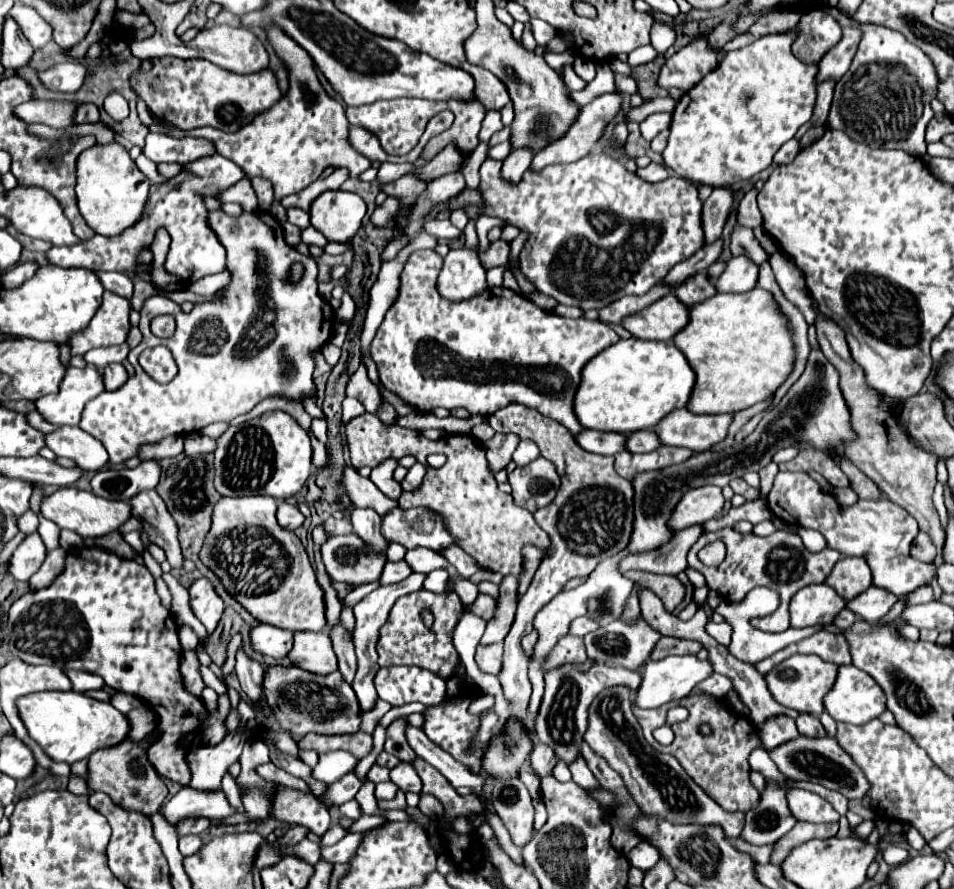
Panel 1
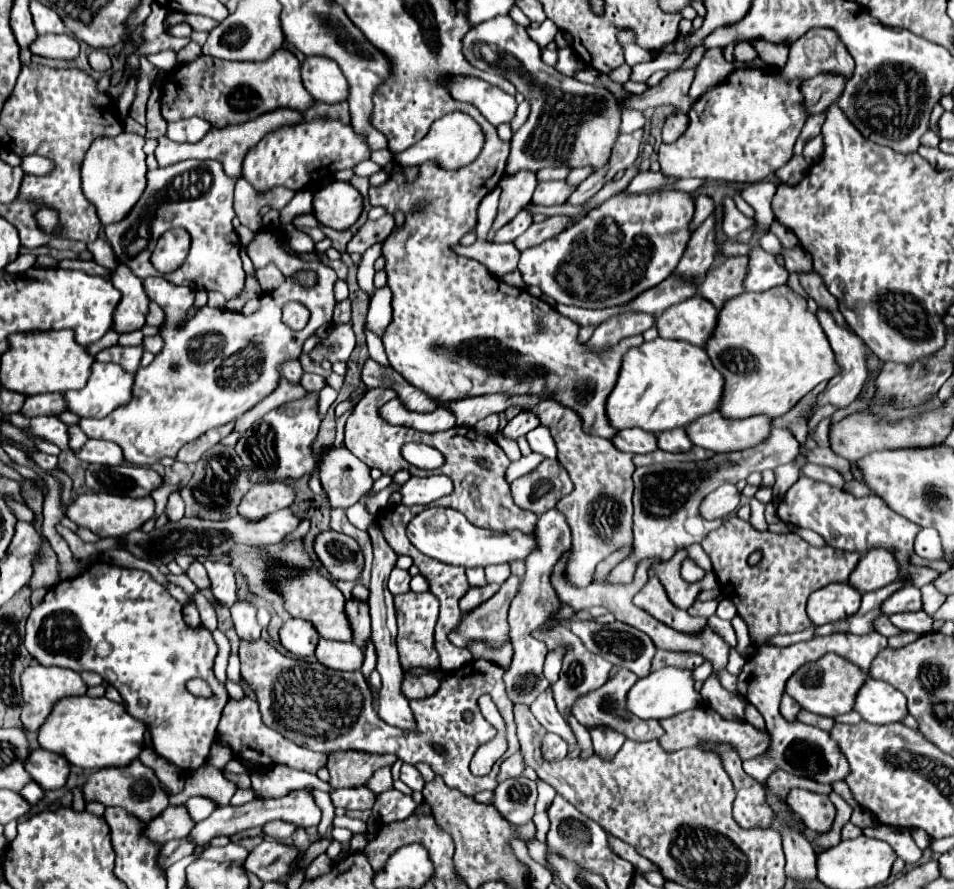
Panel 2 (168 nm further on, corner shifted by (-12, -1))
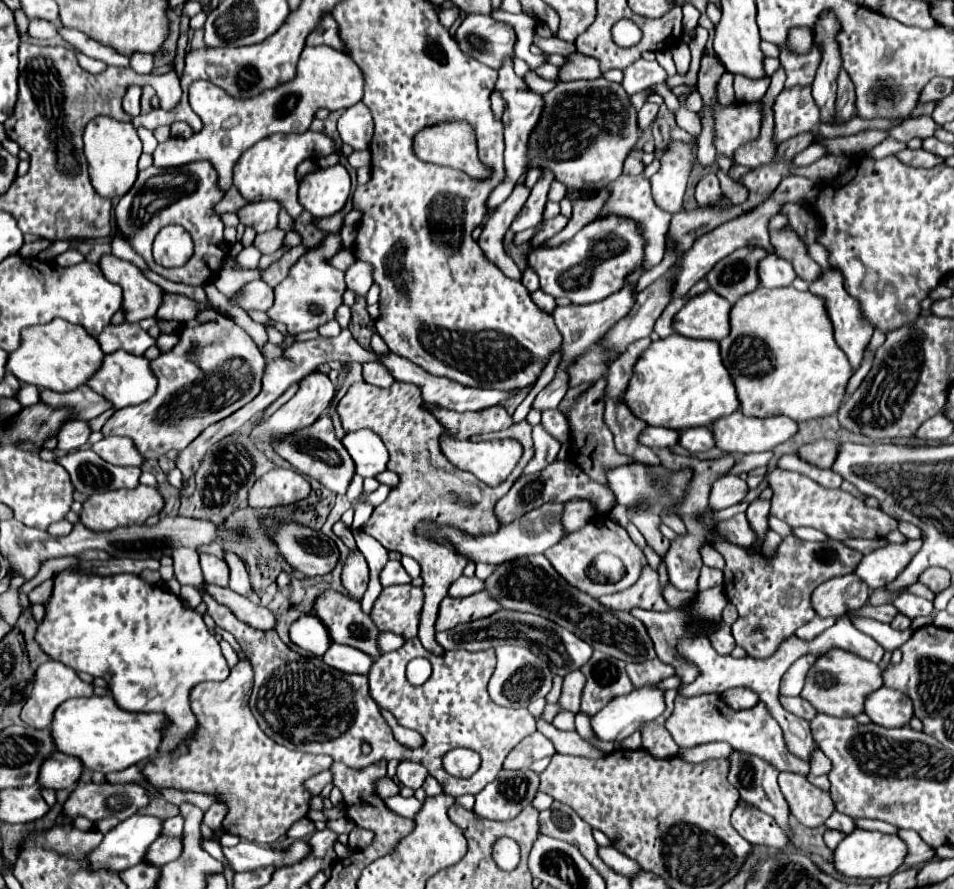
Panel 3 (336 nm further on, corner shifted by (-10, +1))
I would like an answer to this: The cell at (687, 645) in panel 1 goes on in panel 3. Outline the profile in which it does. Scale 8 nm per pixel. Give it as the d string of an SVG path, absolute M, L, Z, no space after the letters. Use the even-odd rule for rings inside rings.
M659 658L645 660L645 662L639 662L639 664L627 664L627 670L629 670L629 678L631 678L633 686L657 684L657 682L675 674L675 668L661 662Z

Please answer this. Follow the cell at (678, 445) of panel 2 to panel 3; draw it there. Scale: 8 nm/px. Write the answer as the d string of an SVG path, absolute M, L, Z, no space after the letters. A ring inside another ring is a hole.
M697 426L693 430L681 430L679 432L679 446L689 450L691 454L697 454L697 452L711 450L715 446L715 442L713 442L713 434L709 428Z

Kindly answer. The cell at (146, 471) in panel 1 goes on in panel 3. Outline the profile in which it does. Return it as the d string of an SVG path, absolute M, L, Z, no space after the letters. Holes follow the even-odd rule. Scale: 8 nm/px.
M75 450L63 456L57 456L57 462L69 472L75 490L91 496L95 492L119 490L119 488L135 488L139 486L139 468L123 468L103 462L91 450Z

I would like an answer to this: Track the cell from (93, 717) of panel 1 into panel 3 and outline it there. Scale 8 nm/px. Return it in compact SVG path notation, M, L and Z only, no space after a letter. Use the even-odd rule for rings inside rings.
M111 694L71 698L55 710L51 722L51 738L55 750L79 758L89 770L109 774L157 756L161 728L165 722L167 720L163 714L135 714L121 710Z

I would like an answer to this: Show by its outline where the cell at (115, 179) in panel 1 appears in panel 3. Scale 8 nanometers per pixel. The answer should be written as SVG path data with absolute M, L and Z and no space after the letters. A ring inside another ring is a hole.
M109 116L93 118L83 134L85 158L89 162L89 180L101 198L121 198L125 196L137 180L137 162L141 156L141 140L131 122L117 122Z

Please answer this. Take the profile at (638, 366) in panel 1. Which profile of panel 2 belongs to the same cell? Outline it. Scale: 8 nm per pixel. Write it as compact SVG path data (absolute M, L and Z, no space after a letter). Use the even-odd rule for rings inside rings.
M657 338L625 354L617 386L607 398L607 416L619 430L643 428L659 434L671 428L683 428L719 410L723 384L725 380L711 364L705 348L681 340Z

